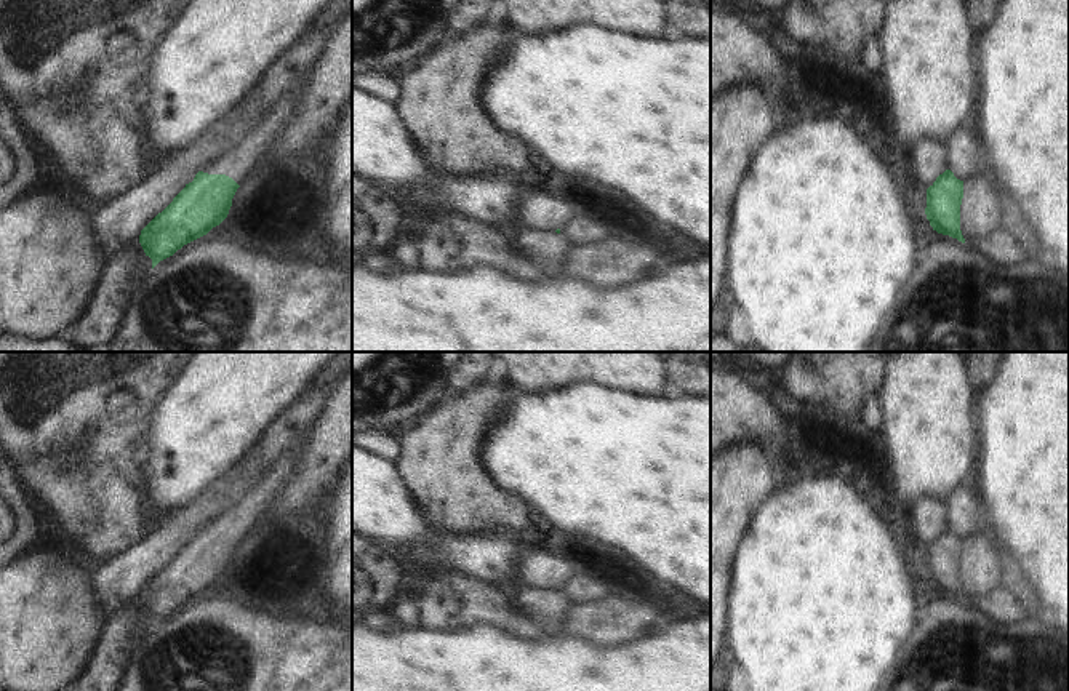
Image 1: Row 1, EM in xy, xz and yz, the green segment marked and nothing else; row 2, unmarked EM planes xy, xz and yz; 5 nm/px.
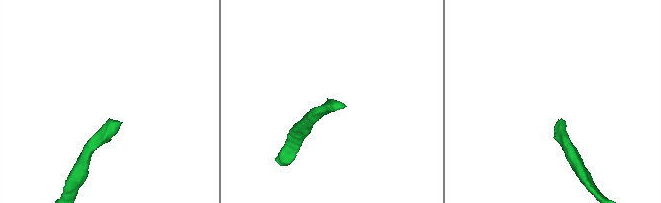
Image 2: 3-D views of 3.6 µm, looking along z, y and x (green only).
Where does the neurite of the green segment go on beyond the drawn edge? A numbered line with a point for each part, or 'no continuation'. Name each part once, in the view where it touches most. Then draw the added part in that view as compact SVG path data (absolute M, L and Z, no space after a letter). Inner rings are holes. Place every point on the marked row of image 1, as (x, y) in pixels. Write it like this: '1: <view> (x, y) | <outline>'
no continuation

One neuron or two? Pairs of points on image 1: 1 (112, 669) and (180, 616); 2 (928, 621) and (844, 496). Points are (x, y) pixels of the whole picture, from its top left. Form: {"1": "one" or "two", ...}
{"1": "two", "2": "two"}

